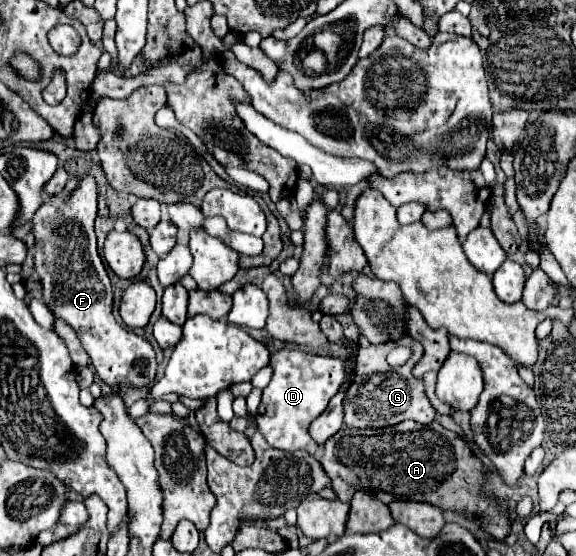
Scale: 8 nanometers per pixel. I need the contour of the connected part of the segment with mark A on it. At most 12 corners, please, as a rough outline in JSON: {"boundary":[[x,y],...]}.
{"boundary":[[438,422],[344,426],[320,464],[340,500],[464,510],[496,538],[474,490],[482,462]]}

